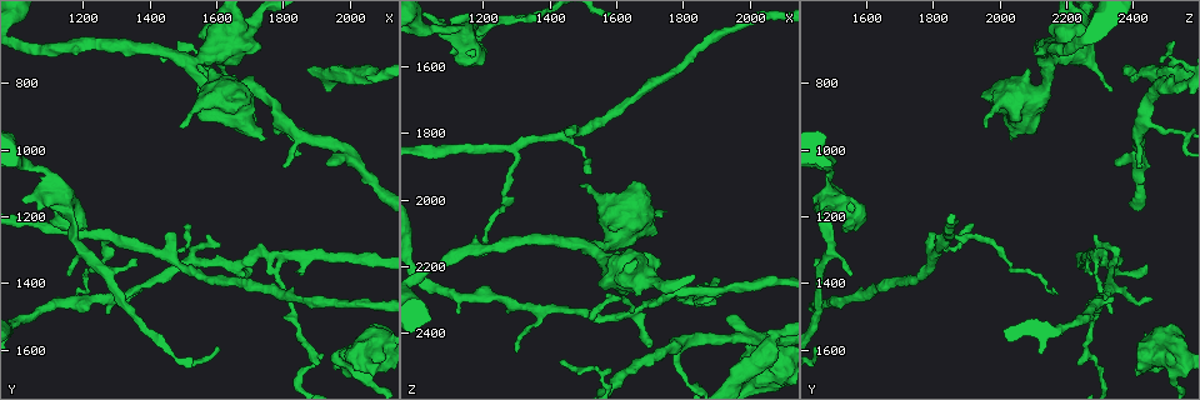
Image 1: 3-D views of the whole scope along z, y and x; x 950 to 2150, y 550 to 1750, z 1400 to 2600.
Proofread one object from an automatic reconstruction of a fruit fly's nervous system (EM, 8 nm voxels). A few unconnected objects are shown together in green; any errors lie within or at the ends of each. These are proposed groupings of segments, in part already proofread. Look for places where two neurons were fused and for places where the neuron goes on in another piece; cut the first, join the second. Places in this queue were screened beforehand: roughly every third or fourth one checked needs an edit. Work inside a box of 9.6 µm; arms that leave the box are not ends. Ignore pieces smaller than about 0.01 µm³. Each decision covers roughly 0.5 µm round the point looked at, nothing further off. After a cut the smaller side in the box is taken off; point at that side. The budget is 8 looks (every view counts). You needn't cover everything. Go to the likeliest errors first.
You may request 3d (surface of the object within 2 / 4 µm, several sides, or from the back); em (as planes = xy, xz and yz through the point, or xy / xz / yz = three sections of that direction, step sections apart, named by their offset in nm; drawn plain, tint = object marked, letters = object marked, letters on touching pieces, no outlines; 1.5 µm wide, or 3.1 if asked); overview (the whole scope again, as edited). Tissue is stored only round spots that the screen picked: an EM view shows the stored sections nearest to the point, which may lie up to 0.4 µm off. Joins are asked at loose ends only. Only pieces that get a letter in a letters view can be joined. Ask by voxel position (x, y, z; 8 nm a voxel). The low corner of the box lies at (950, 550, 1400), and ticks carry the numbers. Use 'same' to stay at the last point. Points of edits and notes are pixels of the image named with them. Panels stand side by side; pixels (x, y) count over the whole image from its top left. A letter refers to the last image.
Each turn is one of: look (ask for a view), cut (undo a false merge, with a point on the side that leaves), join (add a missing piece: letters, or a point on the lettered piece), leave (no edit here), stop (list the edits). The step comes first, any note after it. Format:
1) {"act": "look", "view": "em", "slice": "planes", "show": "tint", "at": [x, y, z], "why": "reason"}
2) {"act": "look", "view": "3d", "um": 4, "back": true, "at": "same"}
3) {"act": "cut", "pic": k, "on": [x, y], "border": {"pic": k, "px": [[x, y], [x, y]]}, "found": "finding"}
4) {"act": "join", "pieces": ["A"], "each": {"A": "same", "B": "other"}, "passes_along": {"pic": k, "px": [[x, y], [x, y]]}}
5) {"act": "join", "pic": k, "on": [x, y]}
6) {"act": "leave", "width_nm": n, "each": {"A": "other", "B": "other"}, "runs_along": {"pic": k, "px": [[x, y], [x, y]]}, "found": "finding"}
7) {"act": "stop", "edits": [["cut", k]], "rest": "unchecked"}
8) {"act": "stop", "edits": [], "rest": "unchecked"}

{"act": "look", "view": "3d", "um": 2, "at": [1800, 1050, 2430]}

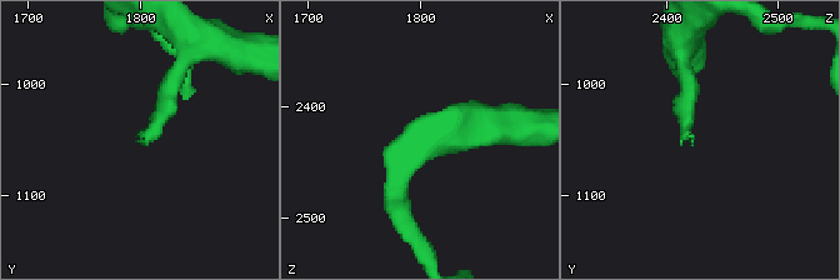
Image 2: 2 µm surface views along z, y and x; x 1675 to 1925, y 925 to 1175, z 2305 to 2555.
{"act": "look", "view": "em", "slice": "planes", "show": "letters", "at": [1798, 1052, 2422], "why": "now the EM"}

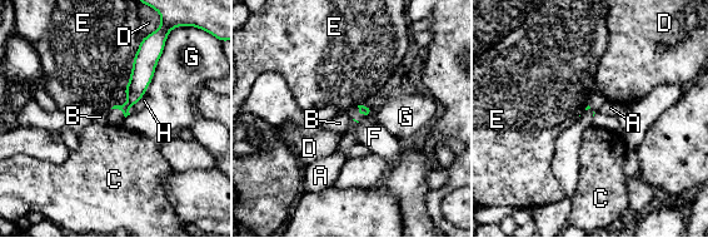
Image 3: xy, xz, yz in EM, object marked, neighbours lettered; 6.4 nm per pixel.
{"act": "leave", "each": {"A": "other", "B": "other", "C": "other", "D": "other", "E": "other", "F": "other", "G": "other", "H": "other"}, "runs_along": {"pic": 3, "px": [[154, 56], [143, 68], [125, 110]]}, "found": "none of them fits"}

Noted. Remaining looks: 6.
{"act": "look", "view": "3d", "um": 2, "at": [1440, 730, 2480], "why": "tapers out"}

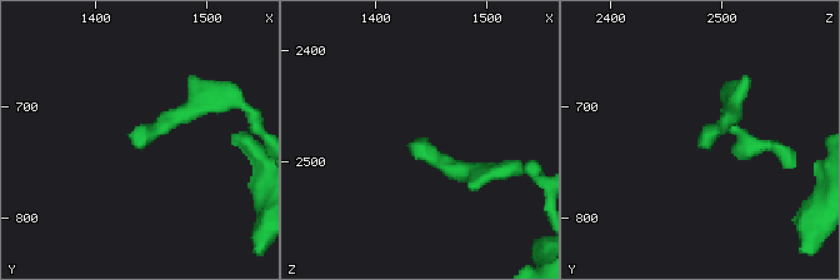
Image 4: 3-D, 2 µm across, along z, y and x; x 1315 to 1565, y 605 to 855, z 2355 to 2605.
{"act": "look", "view": "em", "slice": "xy", "step": 4, "show": "letters", "at": [1432, 722, 2484]}

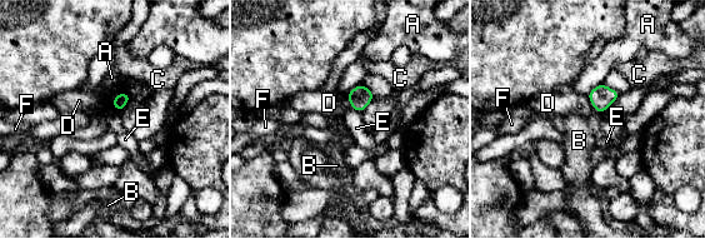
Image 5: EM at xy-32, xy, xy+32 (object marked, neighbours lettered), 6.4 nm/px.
{"act": "leave", "longest_contact_nm": ["D", 160], "each": {"A": "other", "B": "other", "C": "other", "D": "other", "E": "other", "F": "other"}, "found": "none of them fits"}

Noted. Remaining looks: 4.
{"act": "look", "view": "3d", "um": 2, "at": [2080, 770, 2410], "why": "calibre changes"}

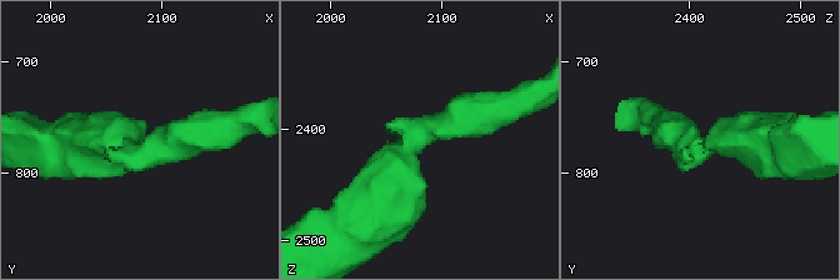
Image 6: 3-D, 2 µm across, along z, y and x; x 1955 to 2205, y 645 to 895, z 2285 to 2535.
{"act": "look", "view": "em", "slice": "planes", "show": "letters", "at": [2076, 780, 2410]}

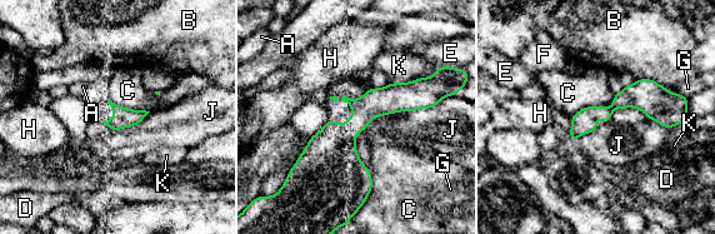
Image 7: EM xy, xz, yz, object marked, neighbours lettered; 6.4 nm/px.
{"act": "leave", "each": {"A": "other", "B": "other", "C": "other", "D": "other", "E": "other", "F": "other", "G": "other", "H": "other", "J": "other", "K": "other"}, "border": {"pic": 7, "px": [[615, 94], [571, 116]]}, "found": "continuous, no second neuron"}

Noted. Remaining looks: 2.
{"act": "stop", "edits": [], "rest": "unchecked"}

